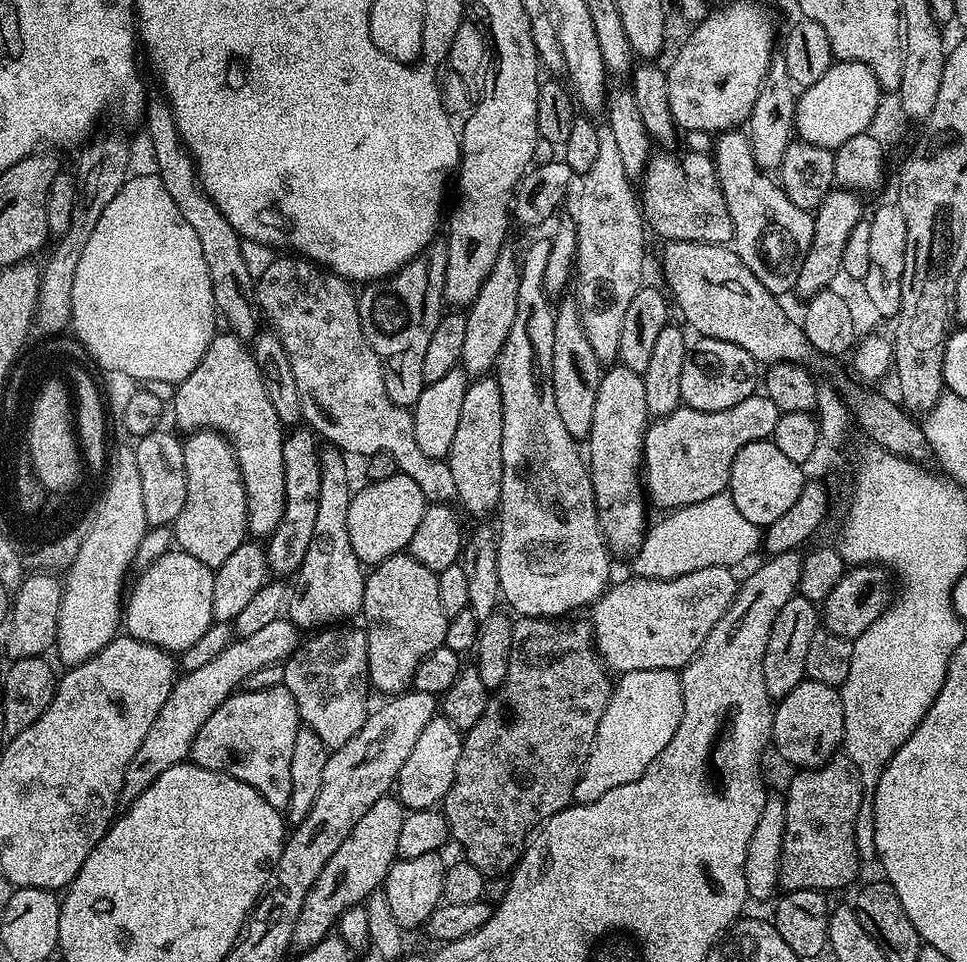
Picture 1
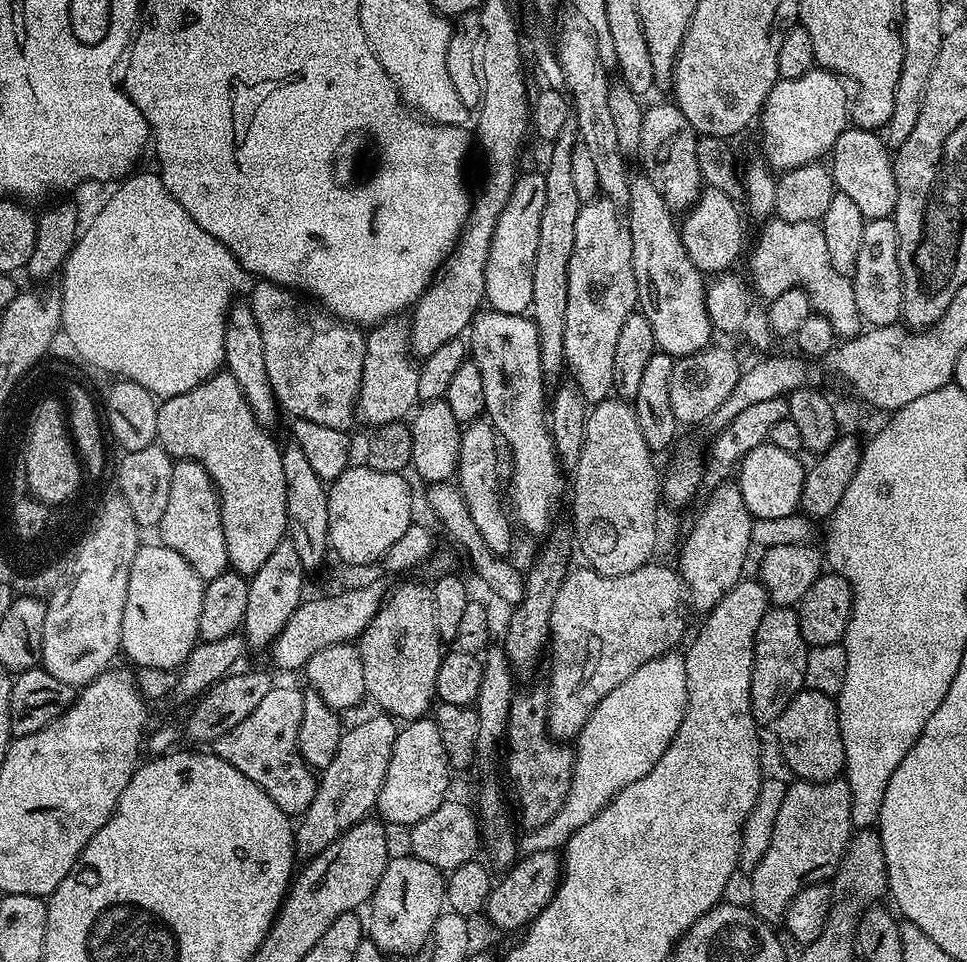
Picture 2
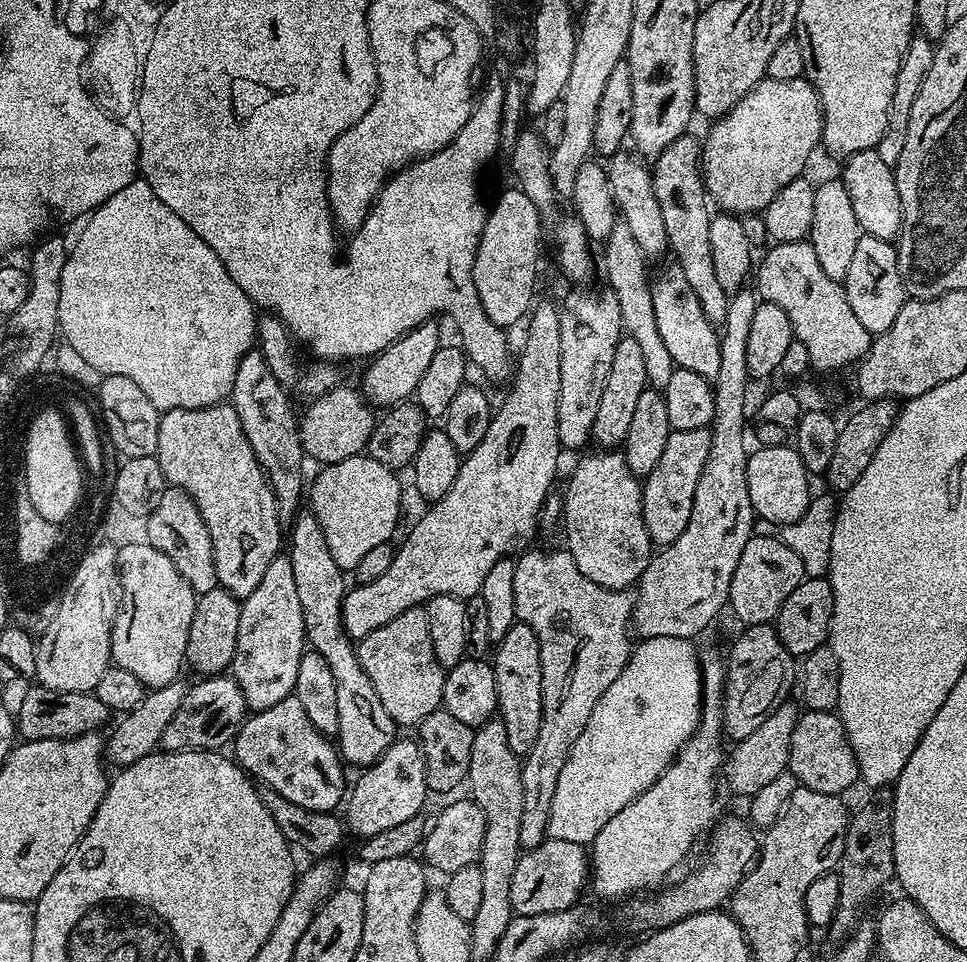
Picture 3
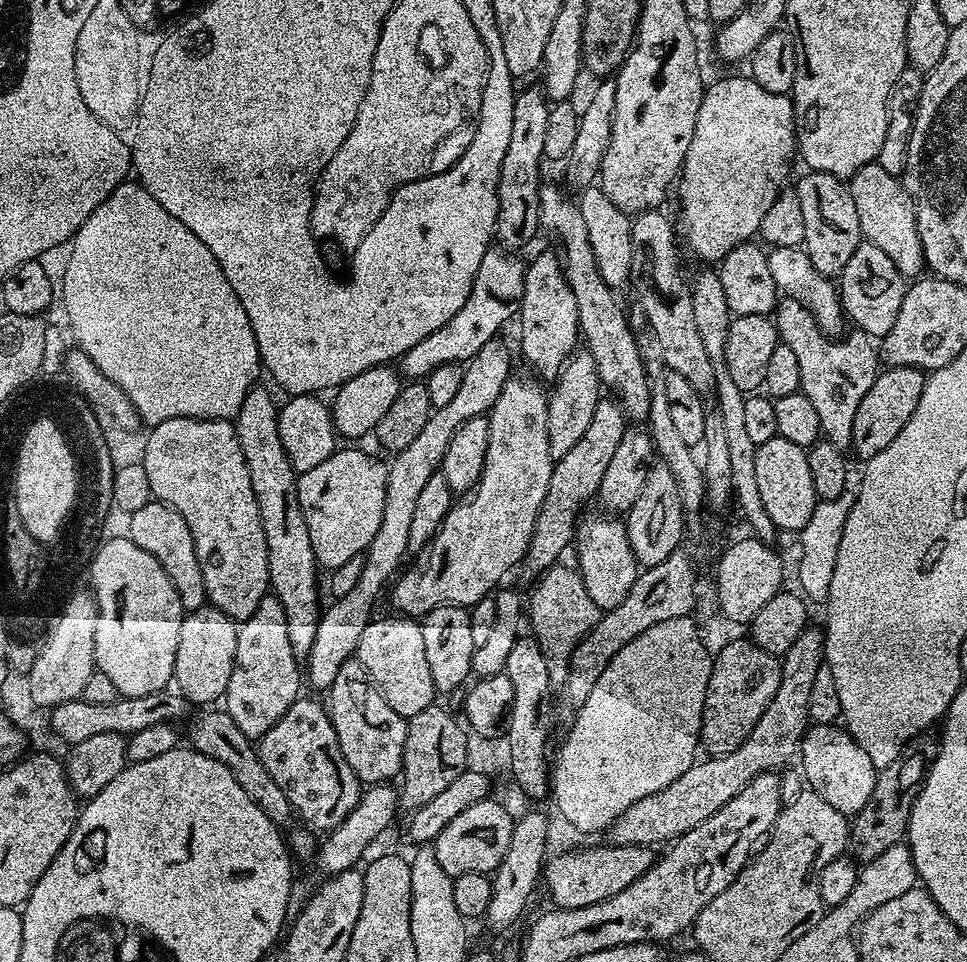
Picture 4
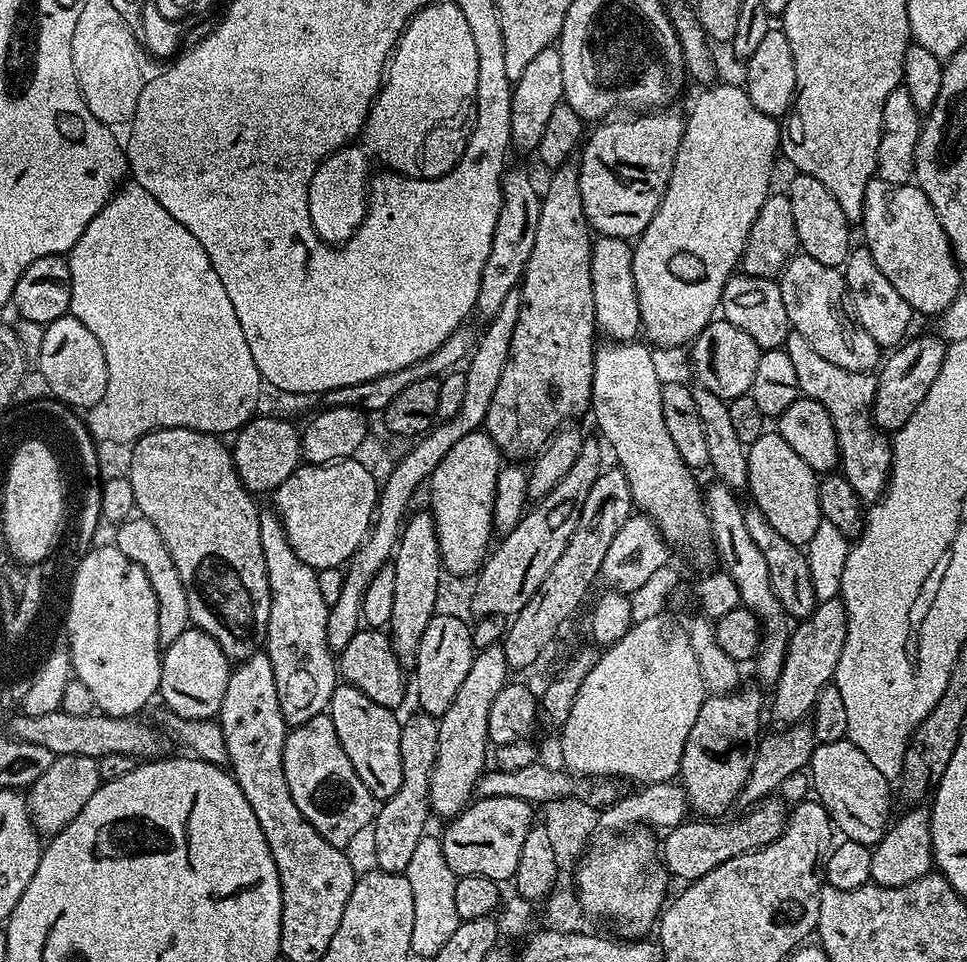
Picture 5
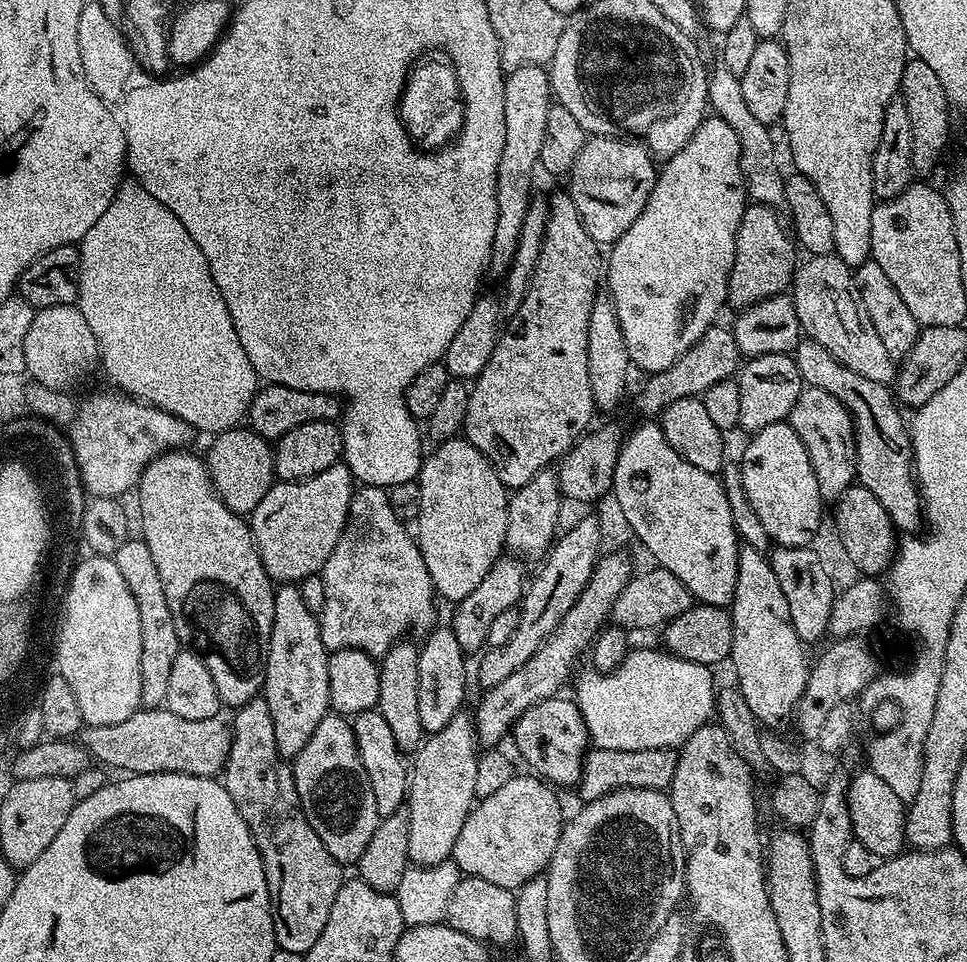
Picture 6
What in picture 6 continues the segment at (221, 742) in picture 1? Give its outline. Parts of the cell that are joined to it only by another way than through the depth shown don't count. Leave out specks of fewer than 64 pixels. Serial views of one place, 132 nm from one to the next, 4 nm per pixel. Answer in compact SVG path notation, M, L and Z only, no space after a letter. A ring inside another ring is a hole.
M339 714L324 716L290 767L306 822L314 826L314 834L322 838L322 846L341 866L355 865L362 850L366 850L366 842L374 838L374 830L382 818L378 806L374 806L370 778L366 778L366 770L358 758L352 720Z

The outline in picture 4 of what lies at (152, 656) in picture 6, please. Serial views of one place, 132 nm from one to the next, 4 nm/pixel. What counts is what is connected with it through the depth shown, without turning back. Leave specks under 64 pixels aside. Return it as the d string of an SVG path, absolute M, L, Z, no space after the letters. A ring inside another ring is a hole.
M153 498L148 501L146 506L131 512L127 520L126 535L128 539L133 540L138 546L142 546L142 550L146 550L146 554L154 554L154 558L158 558L158 562L162 566L162 570L166 570L170 582L174 582L174 590L178 592L178 598L185 613L205 607L208 595L206 586L202 582L202 570L198 566L196 547L190 534L190 526L186 526L186 518L182 518L182 514L178 514L178 510Z

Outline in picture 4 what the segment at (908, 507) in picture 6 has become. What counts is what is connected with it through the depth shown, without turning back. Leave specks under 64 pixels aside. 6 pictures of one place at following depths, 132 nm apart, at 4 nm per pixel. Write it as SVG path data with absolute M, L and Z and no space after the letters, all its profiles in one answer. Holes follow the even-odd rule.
M784 298L777 303L774 323L779 343L794 350L798 361L800 391L810 398L818 414L823 439L835 448L847 449L854 434L854 414L858 414L858 406L862 398L866 398L866 390L874 386L882 368L877 345L859 330L852 330L843 338L828 336L819 328L810 310L794 299Z

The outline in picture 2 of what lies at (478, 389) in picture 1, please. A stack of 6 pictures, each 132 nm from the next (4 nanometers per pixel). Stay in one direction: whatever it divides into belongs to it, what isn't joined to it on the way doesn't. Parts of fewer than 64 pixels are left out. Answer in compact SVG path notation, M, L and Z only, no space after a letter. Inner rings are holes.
M481 418L473 424L463 425L460 434L460 457L454 480L470 510L470 518L474 518L474 526L478 526L478 534L482 534L486 546L494 550L496 557L504 558L512 548L514 524L506 511L505 503L503 506L500 502L500 492L496 489L496 483L500 480L496 474L496 444L498 445L496 429L487 419Z

